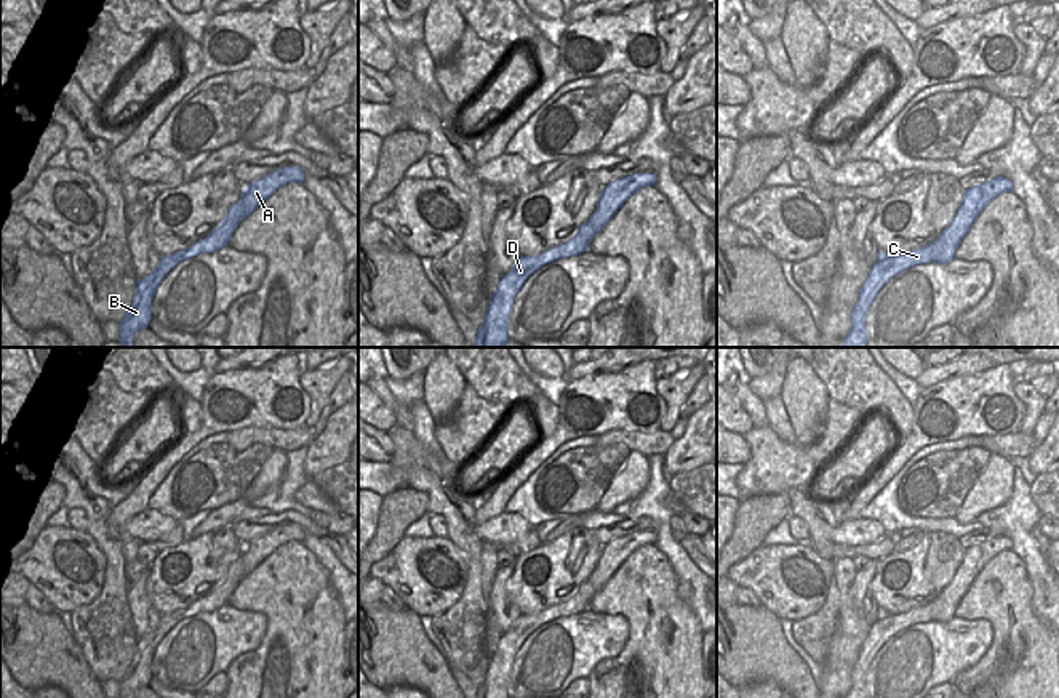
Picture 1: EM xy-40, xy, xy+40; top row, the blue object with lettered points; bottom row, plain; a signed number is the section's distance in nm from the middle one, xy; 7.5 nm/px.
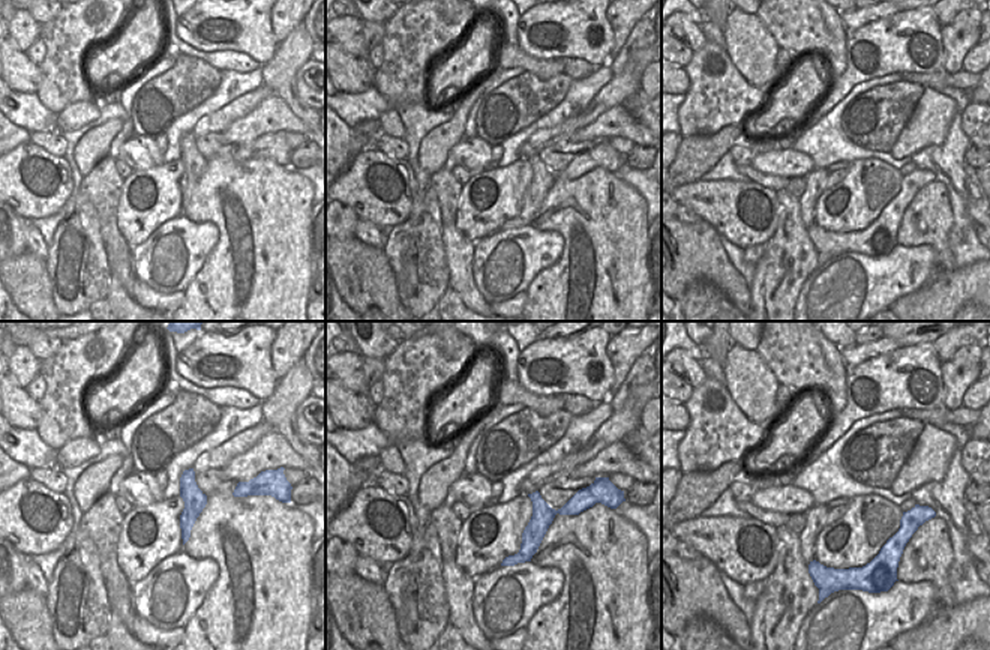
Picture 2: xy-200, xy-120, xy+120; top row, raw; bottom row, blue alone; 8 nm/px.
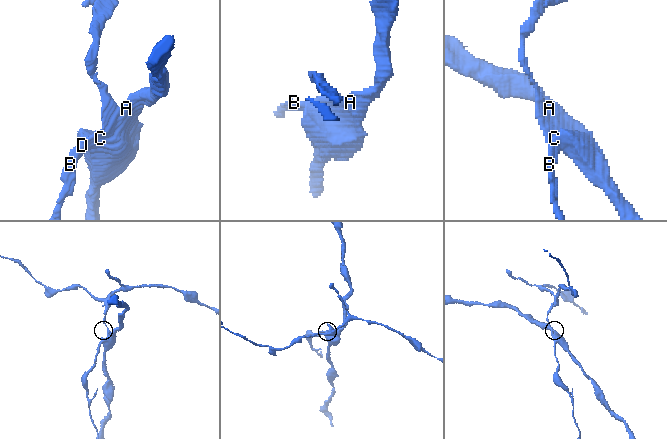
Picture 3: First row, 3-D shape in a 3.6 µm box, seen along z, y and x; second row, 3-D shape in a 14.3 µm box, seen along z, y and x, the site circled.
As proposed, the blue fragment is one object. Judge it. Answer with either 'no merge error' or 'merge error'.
merge error

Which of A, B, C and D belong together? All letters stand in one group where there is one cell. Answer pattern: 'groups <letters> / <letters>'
groups A / B C D

